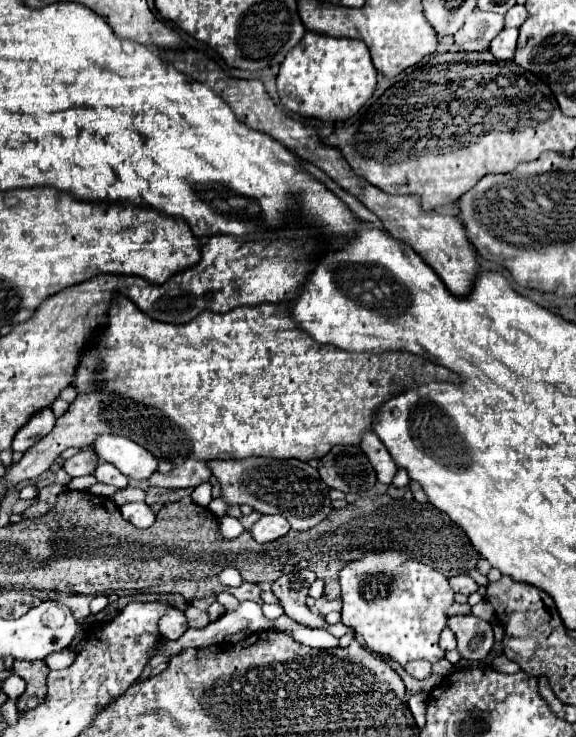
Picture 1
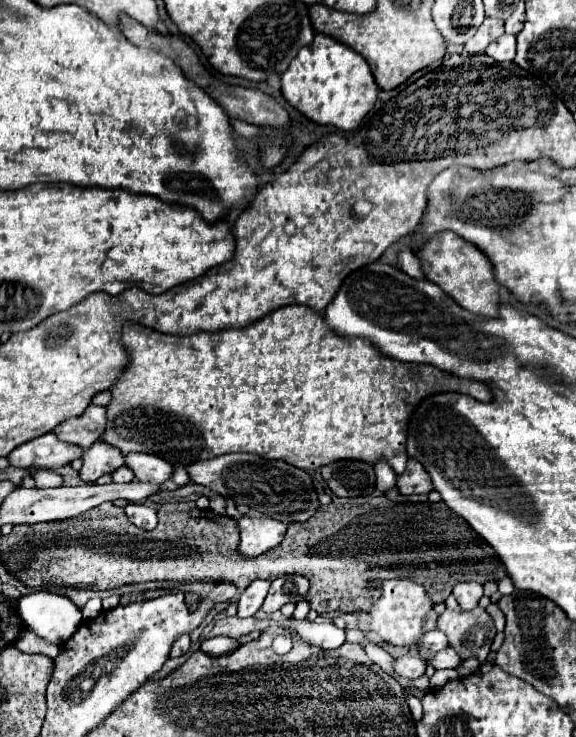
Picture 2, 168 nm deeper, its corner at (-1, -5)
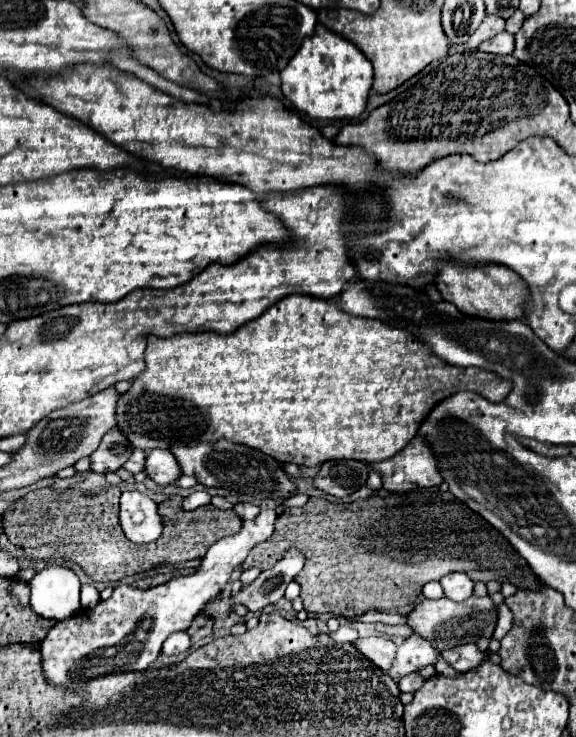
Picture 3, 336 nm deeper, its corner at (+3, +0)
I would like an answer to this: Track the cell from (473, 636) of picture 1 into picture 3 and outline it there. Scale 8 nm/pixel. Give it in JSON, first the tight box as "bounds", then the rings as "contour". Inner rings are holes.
{"bounds":[408,596,498,650],"contour":[[[470,596],[464,602],[454,602],[450,598],[440,598],[440,600],[424,598],[410,612],[408,626],[412,626],[416,634],[430,640],[436,650],[446,650],[460,644],[472,644],[478,638],[492,638],[496,618],[498,618],[496,604],[490,600],[490,596],[484,596],[484,598]]]}

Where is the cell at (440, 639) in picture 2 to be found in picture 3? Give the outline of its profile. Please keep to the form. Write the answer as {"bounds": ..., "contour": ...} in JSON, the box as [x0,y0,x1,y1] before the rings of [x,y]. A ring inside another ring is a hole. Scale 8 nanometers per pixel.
{"bounds":[388,634,438,680],"contour":[[[412,634],[410,638],[406,638],[402,642],[402,646],[398,646],[396,660],[388,674],[396,680],[396,678],[412,674],[428,664],[436,664],[436,660],[438,660],[438,650],[426,638]]]}

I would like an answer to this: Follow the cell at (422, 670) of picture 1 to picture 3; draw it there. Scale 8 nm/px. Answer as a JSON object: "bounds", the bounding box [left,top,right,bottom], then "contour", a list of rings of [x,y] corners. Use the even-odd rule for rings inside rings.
{"bounds":[354,638,398,672],"contour":[[[358,638],[354,646],[372,662],[376,662],[378,668],[388,672],[392,668],[392,662],[396,658],[398,646],[390,638]]]}

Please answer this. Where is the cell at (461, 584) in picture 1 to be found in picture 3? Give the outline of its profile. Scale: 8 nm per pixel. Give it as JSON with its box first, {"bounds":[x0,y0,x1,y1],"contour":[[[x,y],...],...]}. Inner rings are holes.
{"bounds":[440,572,474,602],"contour":[[[452,572],[452,574],[446,574],[442,580],[440,580],[442,588],[444,588],[444,594],[454,600],[454,602],[464,602],[466,598],[472,596],[472,588],[474,588],[474,582],[468,578],[468,574],[464,572]]]}

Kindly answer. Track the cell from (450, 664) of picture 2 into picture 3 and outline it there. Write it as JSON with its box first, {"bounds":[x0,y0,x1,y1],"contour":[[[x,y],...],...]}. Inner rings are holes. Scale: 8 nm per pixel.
{"bounds":[440,644,486,672],"contour":[[[462,644],[440,652],[442,658],[458,672],[468,672],[486,660],[486,654],[476,648],[476,644]]]}

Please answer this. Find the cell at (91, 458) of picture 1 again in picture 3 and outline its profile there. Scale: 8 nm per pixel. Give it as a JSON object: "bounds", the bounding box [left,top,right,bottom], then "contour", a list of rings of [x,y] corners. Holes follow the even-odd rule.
{"bounds":[90,428,132,474],"contour":[[[112,428],[108,434],[104,434],[100,446],[90,454],[90,470],[104,474],[104,472],[116,472],[132,454],[130,442],[120,434],[120,430]]]}

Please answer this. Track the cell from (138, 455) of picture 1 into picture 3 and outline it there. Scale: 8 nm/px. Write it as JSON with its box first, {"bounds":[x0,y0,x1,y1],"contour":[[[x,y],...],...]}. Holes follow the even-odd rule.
{"bounds":[144,450,182,486],"contour":[[[150,450],[146,454],[144,472],[148,478],[152,478],[160,486],[174,484],[176,478],[182,474],[180,466],[170,450]]]}

